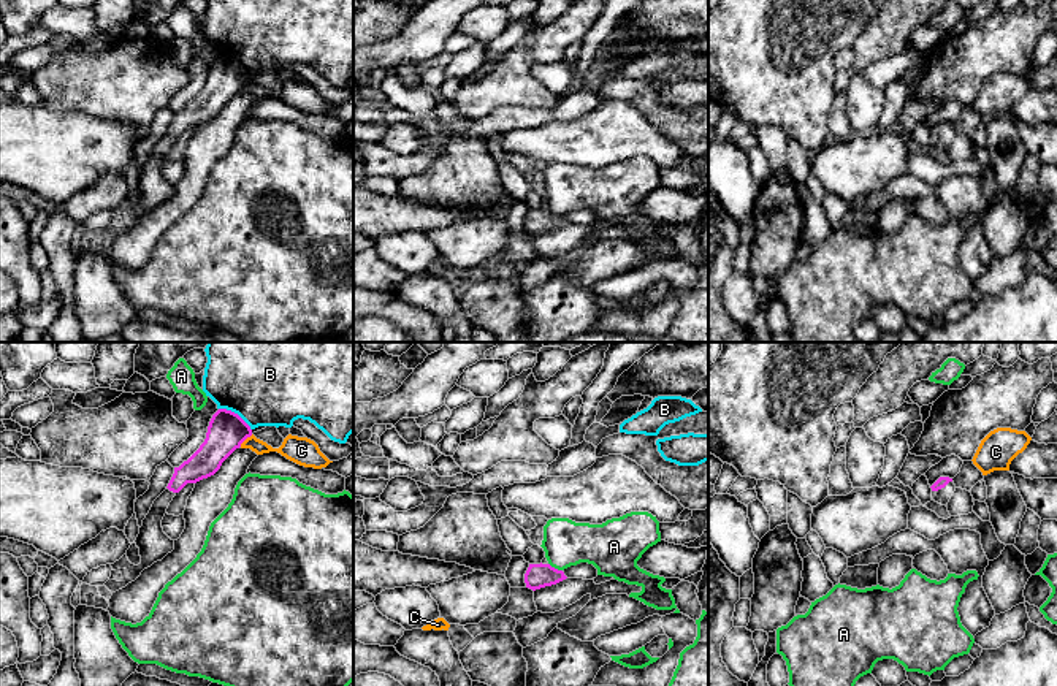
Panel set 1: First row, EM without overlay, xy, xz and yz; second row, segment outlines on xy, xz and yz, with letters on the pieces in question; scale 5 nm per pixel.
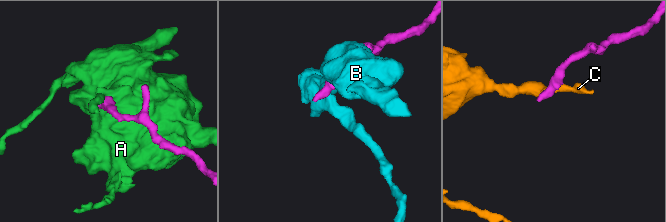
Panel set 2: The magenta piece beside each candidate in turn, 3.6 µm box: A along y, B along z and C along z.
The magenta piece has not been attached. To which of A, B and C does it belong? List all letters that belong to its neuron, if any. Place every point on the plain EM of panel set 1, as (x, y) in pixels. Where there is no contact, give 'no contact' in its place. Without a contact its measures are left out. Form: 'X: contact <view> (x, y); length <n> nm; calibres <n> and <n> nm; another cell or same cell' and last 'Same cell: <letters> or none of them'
A: contact xz (553, 213); length 80 nm; calibres 130 and 220 nm; another cell
B: contact xy (236, 59); length 200 nm; calibres 190 and 360 nm; another cell
C: contact xy (246, 83); length 90 nm; calibres 190 and 120 nm; another cell
Same cell: none of them

